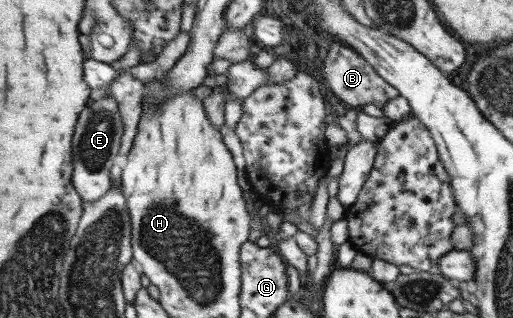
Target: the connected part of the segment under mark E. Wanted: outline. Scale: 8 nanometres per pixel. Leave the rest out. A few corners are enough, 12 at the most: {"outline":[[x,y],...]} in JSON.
{"outline":[[114,97],[92,99],[74,135],[73,184],[110,191],[124,123]]}

